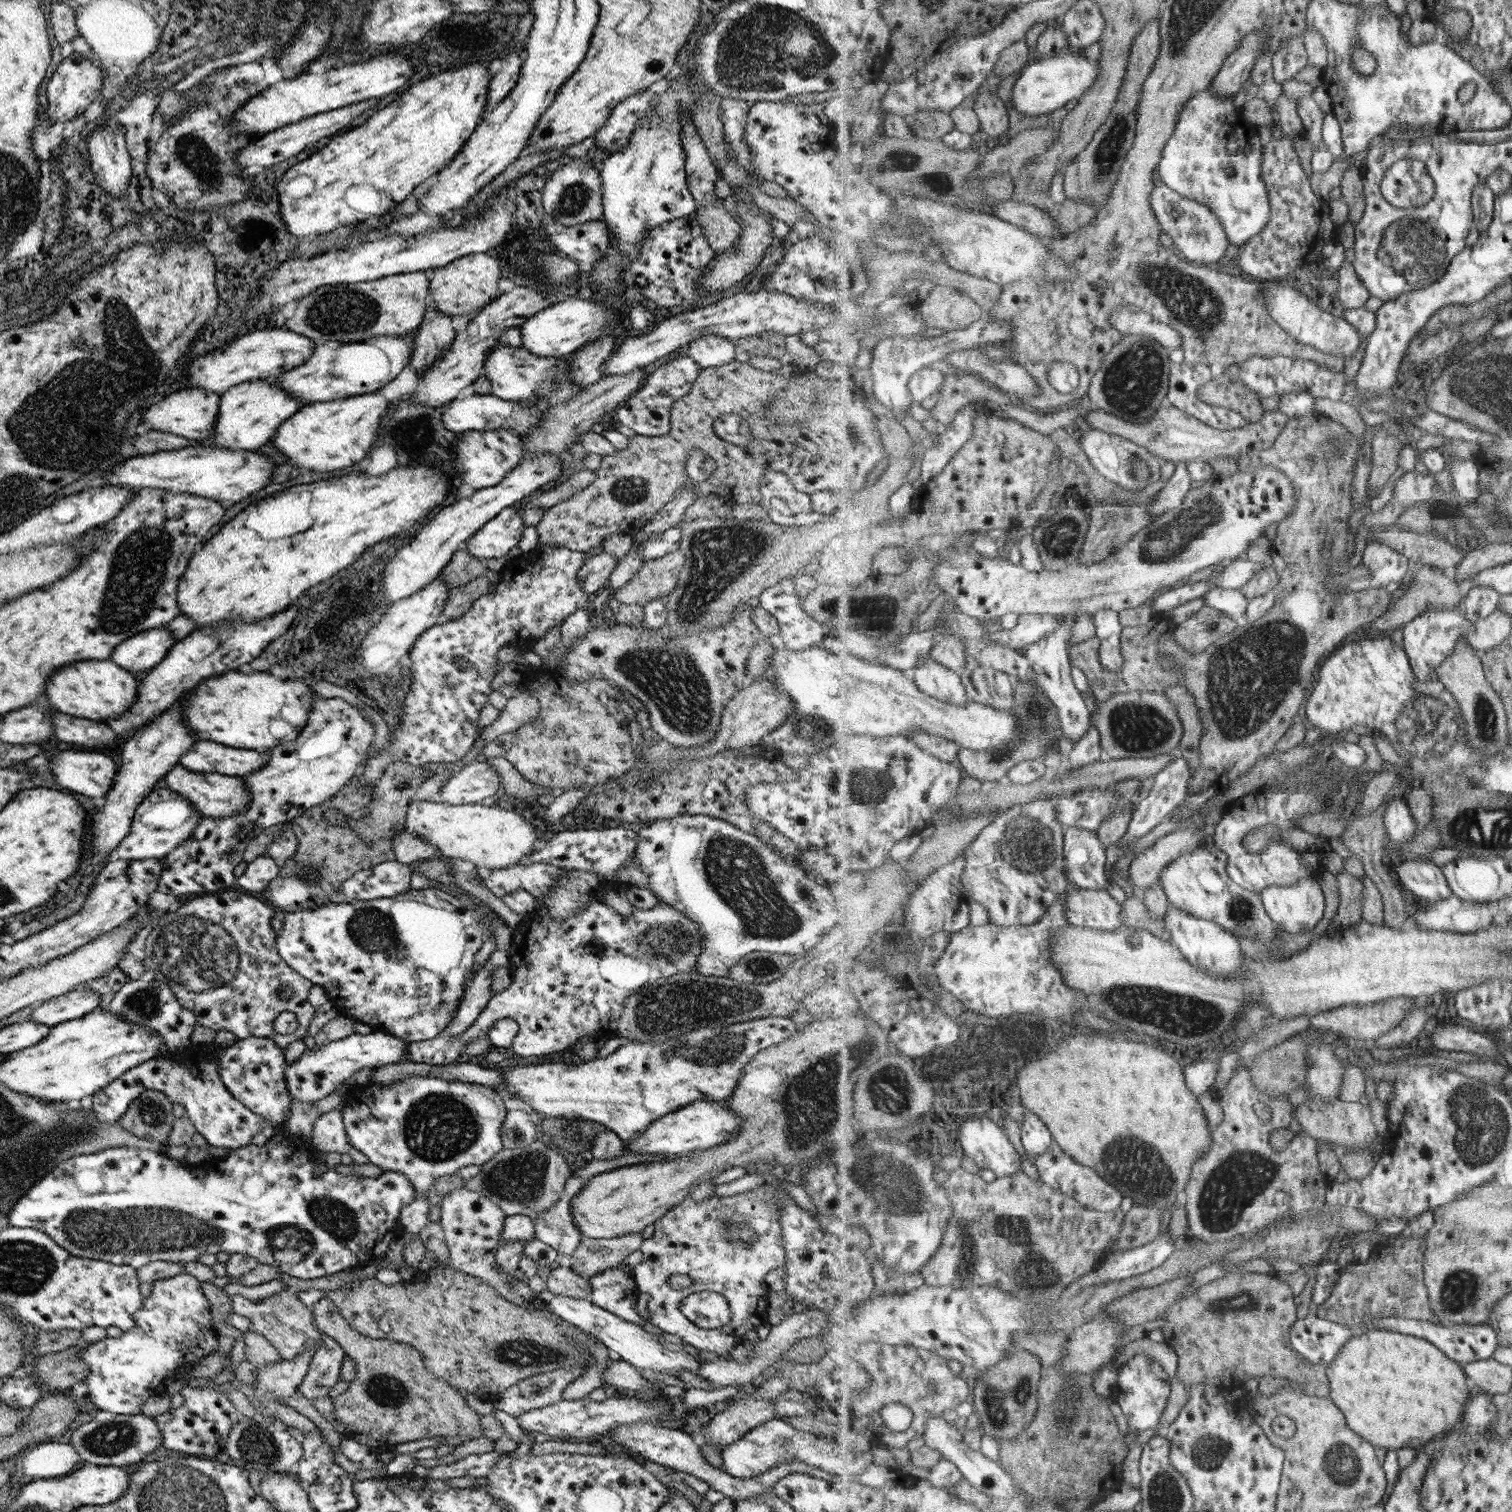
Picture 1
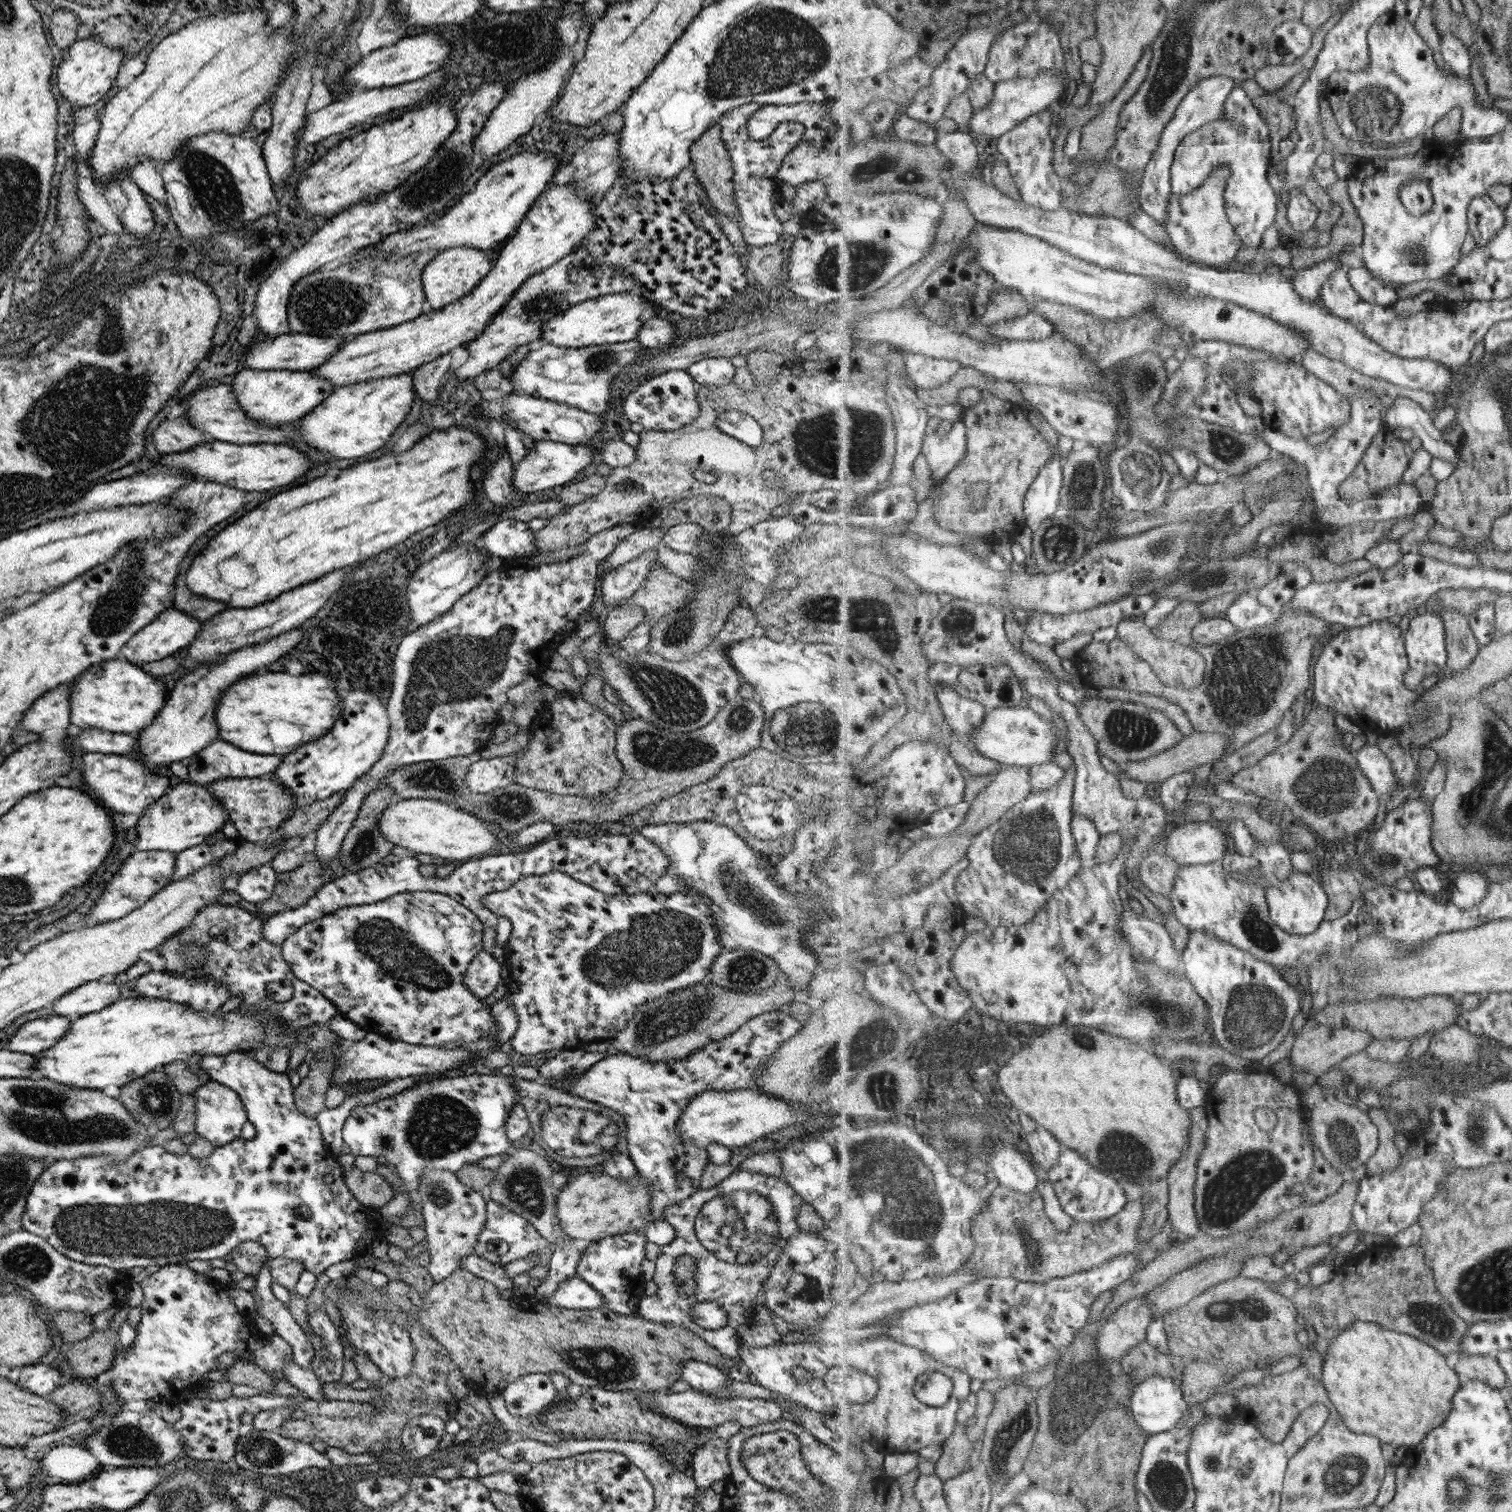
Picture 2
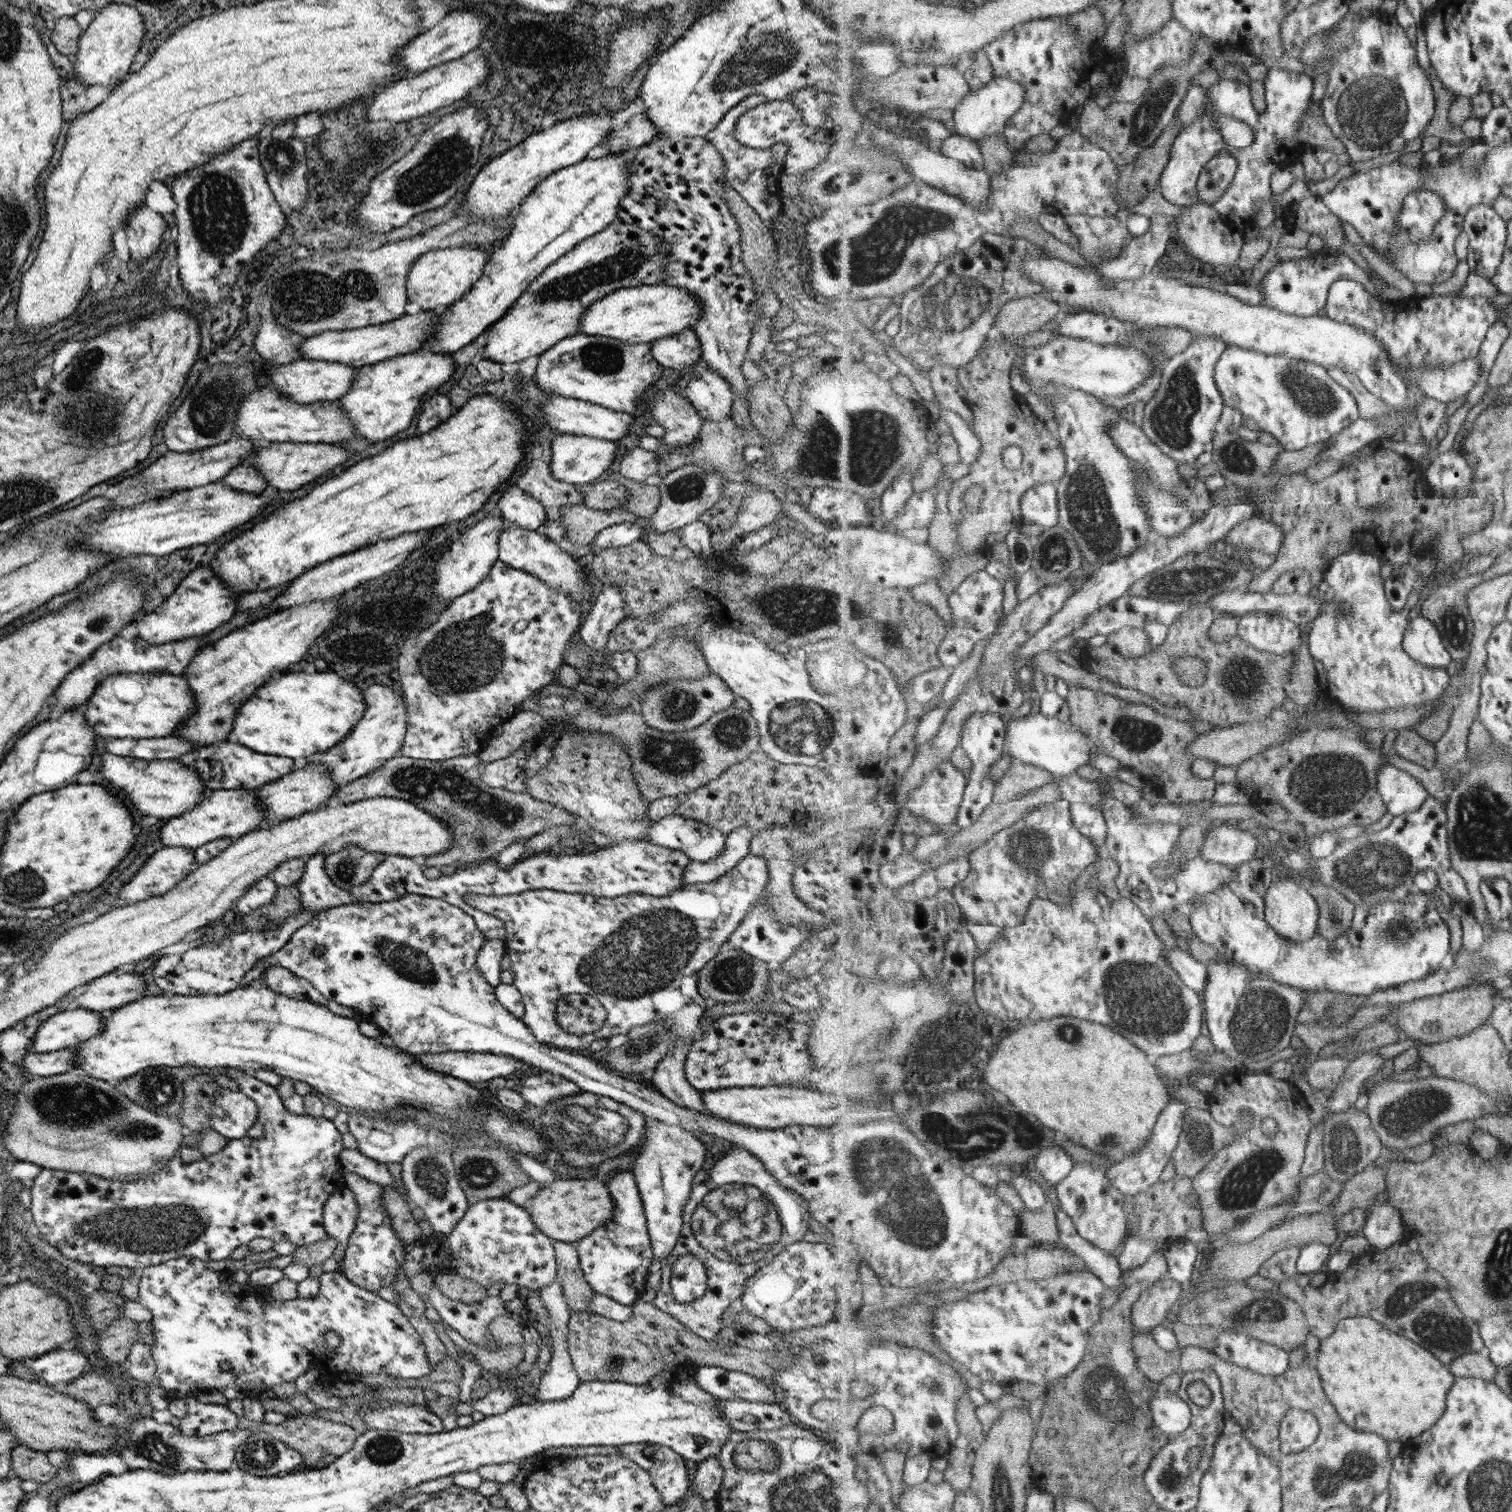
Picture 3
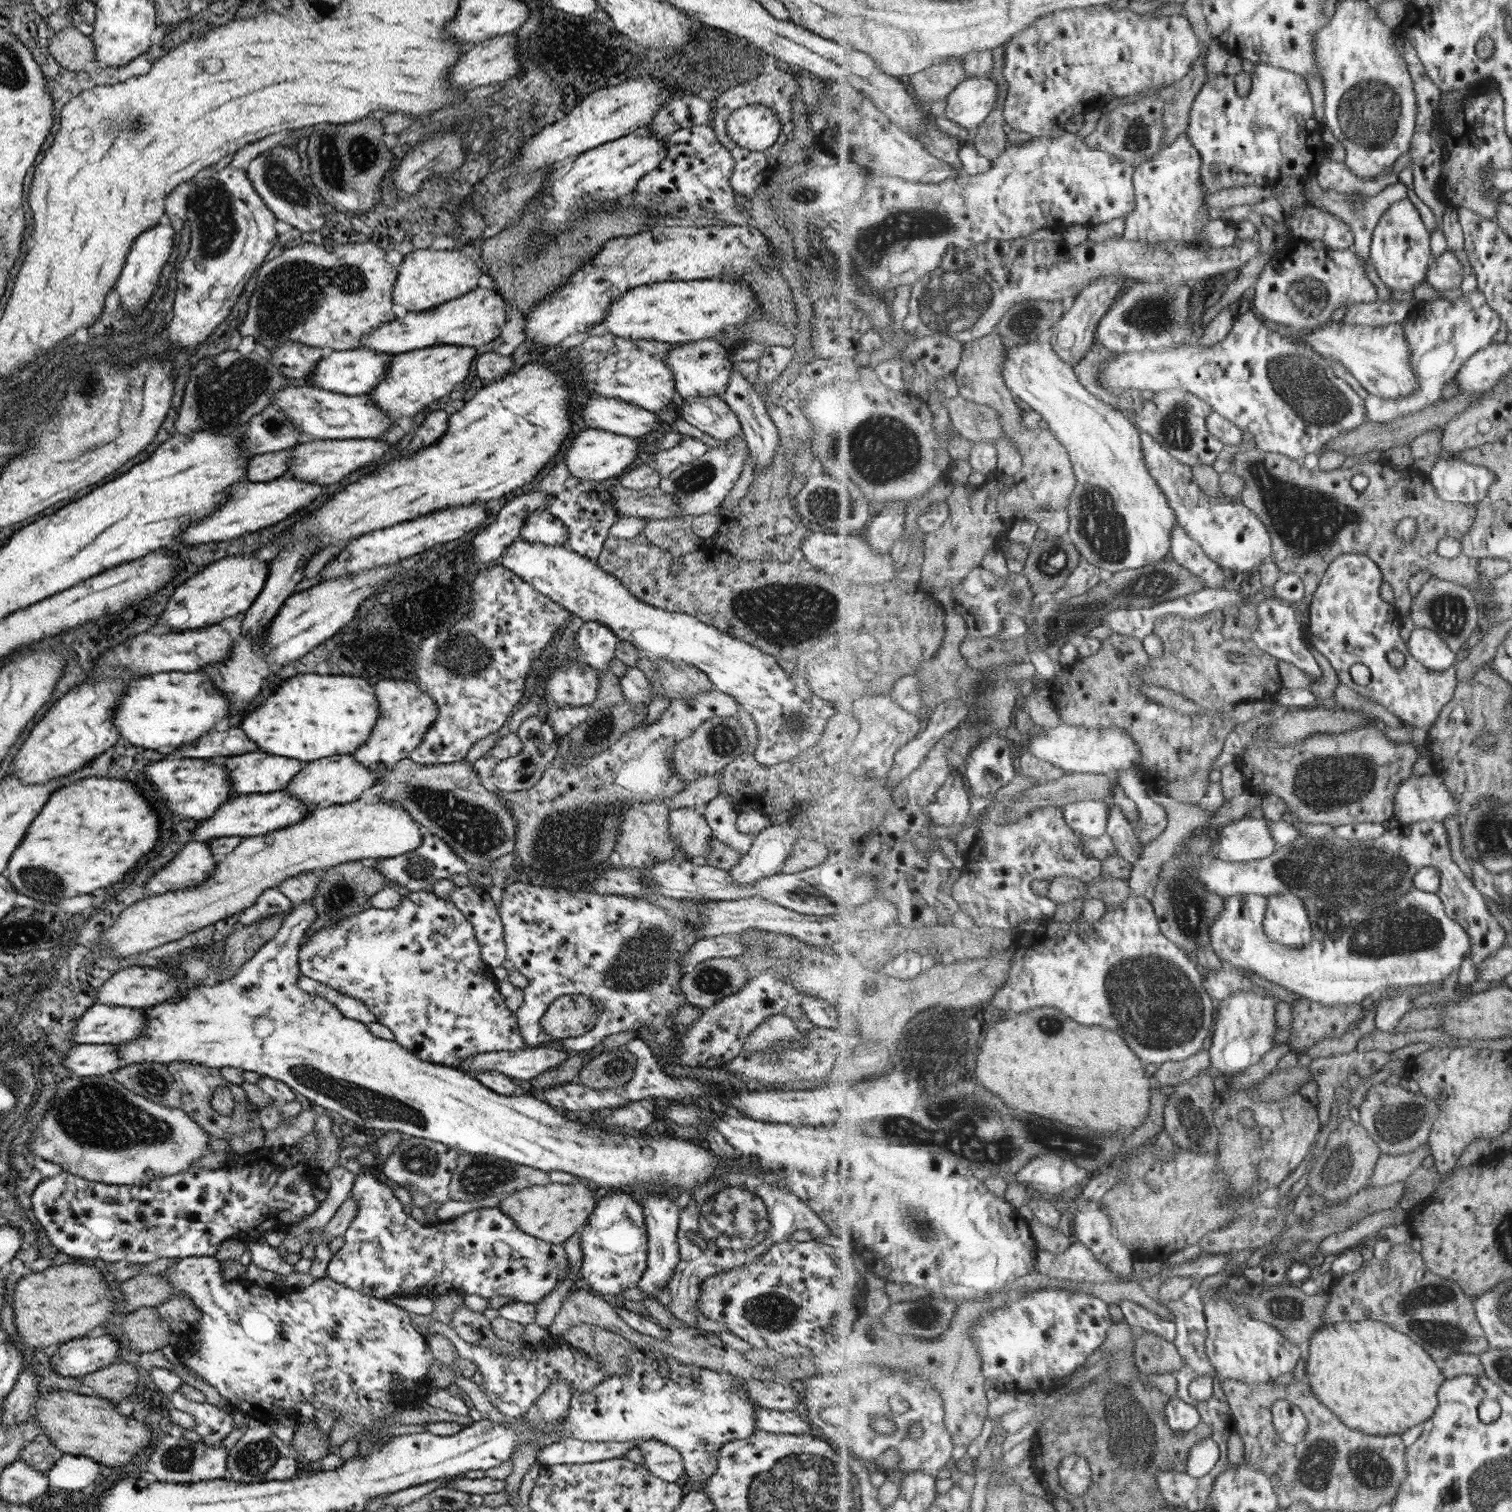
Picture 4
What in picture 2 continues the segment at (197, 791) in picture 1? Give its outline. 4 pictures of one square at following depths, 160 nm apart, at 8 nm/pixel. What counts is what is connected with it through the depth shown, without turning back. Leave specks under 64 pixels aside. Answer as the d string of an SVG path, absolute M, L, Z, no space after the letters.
M270 777L219 779L205 784L204 787L220 802L235 831L245 841L254 843L270 838L275 830L278 830L278 826L289 817L296 804L296 800L281 787L280 782L276 783L276 780Z

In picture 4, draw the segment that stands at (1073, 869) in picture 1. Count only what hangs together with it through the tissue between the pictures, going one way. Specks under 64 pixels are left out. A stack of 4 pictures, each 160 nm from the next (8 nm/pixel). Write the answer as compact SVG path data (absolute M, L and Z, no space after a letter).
M1111 799L1079 801L1071 804L1066 804L1064 807L1064 815L1067 817L1067 824L1070 825L1077 833L1085 837L1101 837L1108 832L1108 822L1110 819L1110 806L1108 805Z

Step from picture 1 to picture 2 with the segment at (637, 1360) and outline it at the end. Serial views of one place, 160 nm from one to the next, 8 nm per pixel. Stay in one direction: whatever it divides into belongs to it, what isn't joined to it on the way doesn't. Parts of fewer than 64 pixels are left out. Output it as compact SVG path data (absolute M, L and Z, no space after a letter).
M697 1361L681 1363L677 1369L677 1374L679 1374L678 1379L685 1381L691 1389L704 1393L721 1391L730 1380L727 1374L721 1373L721 1370Z

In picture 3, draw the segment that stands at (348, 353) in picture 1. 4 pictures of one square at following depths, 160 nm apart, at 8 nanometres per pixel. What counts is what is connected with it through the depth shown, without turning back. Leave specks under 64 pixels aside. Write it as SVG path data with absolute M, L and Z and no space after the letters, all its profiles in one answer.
M627 152L623 155L607 153L593 159L585 157L535 185L531 194L517 206L519 212L515 214L509 236L487 259L481 276L459 300L439 309L432 334L422 348L414 351L451 354L469 344L505 314L548 264L611 223L628 188L631 156Z

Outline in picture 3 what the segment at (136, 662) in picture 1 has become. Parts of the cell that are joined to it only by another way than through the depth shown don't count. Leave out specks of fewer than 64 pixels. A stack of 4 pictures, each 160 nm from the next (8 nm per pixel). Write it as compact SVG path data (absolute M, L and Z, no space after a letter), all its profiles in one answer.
M207 567L189 572L170 596L154 610L135 623L135 637L147 644L172 643L194 636L207 635L217 626L227 622L237 611L239 595L221 582Z

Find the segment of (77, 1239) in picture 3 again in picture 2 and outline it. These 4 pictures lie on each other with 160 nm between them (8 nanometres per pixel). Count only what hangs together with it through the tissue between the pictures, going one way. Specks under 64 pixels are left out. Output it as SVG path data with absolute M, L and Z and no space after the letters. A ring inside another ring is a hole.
M230 1052L229 1054L209 1054L201 1056L200 1070L204 1070L210 1080L217 1081L219 1084L234 1090L242 1105L244 1106L248 1121L255 1128L255 1136L249 1140L239 1137L227 1144L216 1146L211 1154L205 1158L194 1159L191 1156L174 1155L165 1152L161 1145L148 1145L134 1152L133 1156L128 1156L123 1160L112 1160L108 1156L83 1156L73 1160L58 1160L53 1162L47 1169L43 1169L39 1174L38 1180L32 1184L31 1190L26 1196L24 1202L24 1211L20 1216L20 1224L23 1230L40 1236L47 1244L50 1244L57 1252L66 1256L69 1260L93 1266L106 1266L115 1270L126 1271L133 1266L142 1268L158 1268L163 1265L185 1264L188 1260L211 1260L212 1258L221 1258L229 1254L238 1244L246 1240L255 1241L262 1244L266 1250L266 1256L269 1259L283 1257L284 1259L293 1259L296 1263L301 1263L304 1270L311 1272L315 1276L342 1260L351 1260L352 1255L356 1254L355 1247L359 1238L367 1232L367 1228L376 1231L373 1238L379 1237L376 1229L378 1221L375 1216L378 1214L373 1208L363 1206L355 1200L355 1197L345 1186L343 1168L337 1163L337 1156L330 1152L326 1143L321 1138L319 1126L314 1118L307 1118L300 1113L294 1105L292 1087L285 1073L271 1072L267 1070L260 1062L252 1058L251 1052ZM307 1206L309 1216L305 1219L297 1219L293 1213L295 1208Z

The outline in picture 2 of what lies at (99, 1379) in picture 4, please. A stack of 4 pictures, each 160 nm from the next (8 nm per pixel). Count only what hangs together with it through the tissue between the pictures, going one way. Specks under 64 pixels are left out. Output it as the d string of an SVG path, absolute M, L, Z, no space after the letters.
M73 1380L53 1389L49 1396L51 1404L55 1404L64 1414L64 1422L60 1428L77 1420L87 1420L99 1411L99 1392L82 1380Z

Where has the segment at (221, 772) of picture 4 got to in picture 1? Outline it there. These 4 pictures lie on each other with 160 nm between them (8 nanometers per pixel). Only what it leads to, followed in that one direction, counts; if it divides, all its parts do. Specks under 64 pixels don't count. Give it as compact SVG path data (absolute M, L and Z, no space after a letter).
M61 751L51 764L57 784L89 798L103 799L118 771L117 757L108 751Z

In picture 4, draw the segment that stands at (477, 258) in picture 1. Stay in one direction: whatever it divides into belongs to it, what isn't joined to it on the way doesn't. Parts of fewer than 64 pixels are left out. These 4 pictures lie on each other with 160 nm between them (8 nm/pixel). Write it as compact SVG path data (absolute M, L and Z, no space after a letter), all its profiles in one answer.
M419 249L407 253L403 264L397 268L391 300L393 304L400 304L409 312L421 312L469 292L476 287L479 276L481 273L475 261L465 257L459 249Z

